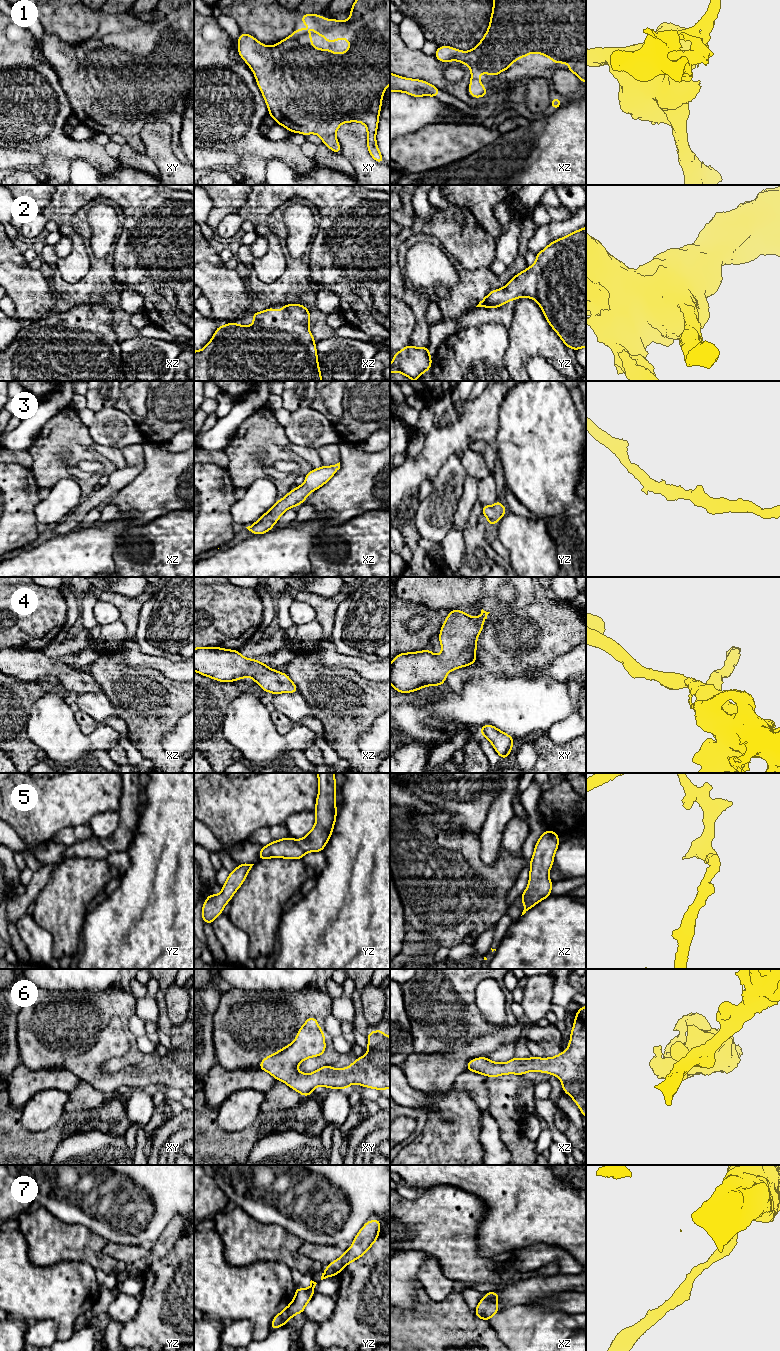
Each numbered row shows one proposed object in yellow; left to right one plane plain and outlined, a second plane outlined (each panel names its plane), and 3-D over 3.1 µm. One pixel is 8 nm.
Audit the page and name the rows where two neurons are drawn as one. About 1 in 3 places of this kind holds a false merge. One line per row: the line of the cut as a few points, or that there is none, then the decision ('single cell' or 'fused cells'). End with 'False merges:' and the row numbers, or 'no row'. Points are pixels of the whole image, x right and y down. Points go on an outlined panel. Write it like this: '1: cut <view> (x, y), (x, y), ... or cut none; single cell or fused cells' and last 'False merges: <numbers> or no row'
1: cut none; single cell
2: cut none; single cell
3: cut none; single cell
4: cut none; single cell
5: cut none; single cell
6: cut none; single cell
7: cut none; single cell
False merges: no row

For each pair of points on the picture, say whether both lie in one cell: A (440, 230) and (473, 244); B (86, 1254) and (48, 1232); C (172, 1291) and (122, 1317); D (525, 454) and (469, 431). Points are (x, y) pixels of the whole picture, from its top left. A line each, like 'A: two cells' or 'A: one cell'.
A: one cell
B: one cell
C: two cells
D: two cells

